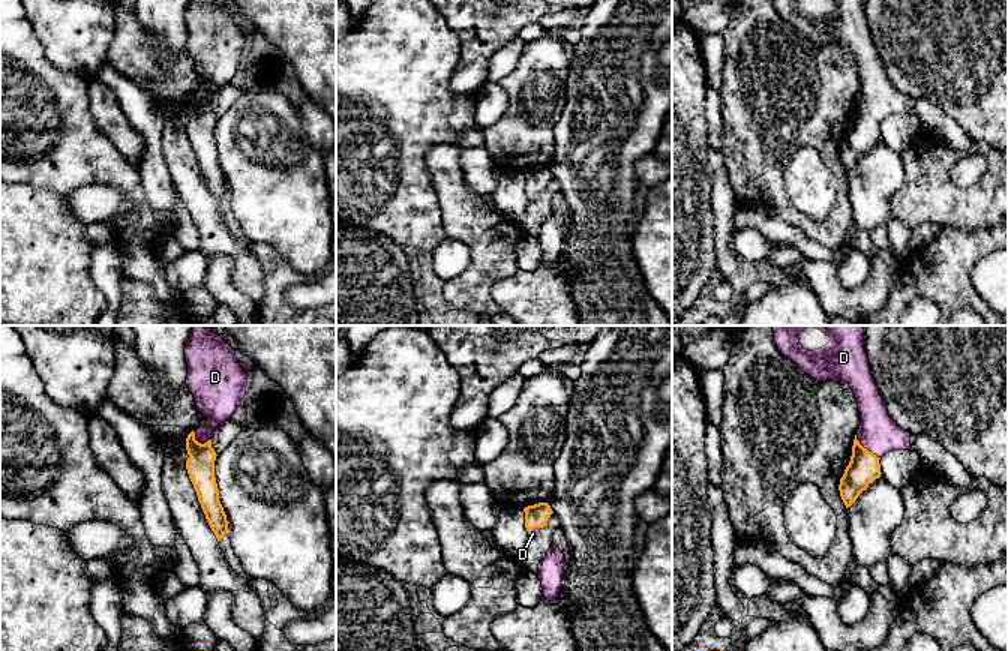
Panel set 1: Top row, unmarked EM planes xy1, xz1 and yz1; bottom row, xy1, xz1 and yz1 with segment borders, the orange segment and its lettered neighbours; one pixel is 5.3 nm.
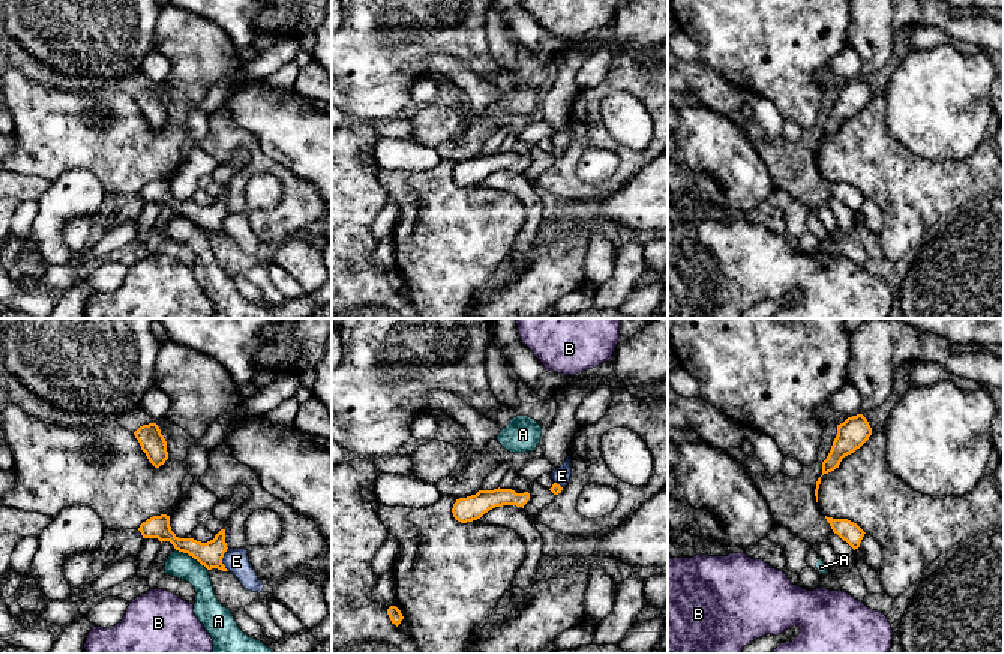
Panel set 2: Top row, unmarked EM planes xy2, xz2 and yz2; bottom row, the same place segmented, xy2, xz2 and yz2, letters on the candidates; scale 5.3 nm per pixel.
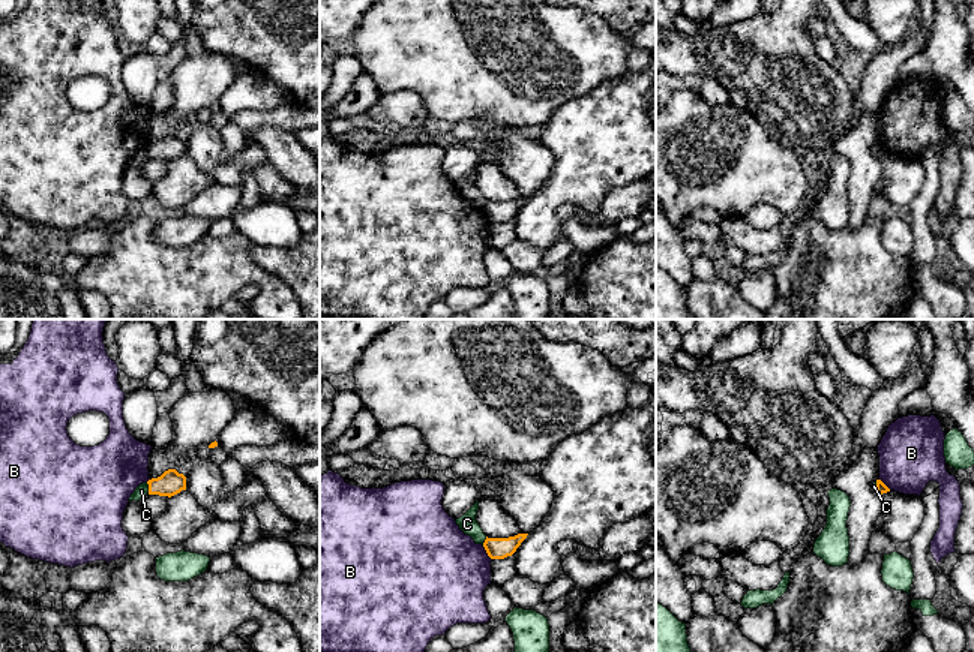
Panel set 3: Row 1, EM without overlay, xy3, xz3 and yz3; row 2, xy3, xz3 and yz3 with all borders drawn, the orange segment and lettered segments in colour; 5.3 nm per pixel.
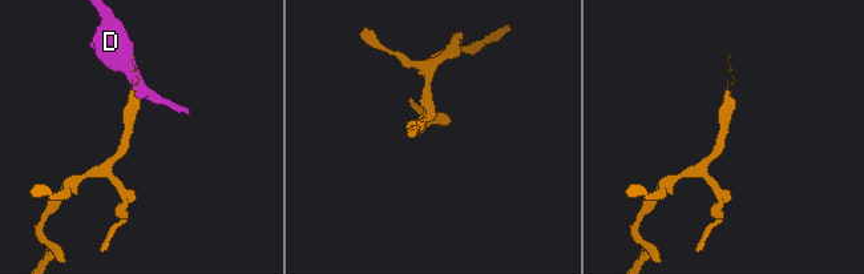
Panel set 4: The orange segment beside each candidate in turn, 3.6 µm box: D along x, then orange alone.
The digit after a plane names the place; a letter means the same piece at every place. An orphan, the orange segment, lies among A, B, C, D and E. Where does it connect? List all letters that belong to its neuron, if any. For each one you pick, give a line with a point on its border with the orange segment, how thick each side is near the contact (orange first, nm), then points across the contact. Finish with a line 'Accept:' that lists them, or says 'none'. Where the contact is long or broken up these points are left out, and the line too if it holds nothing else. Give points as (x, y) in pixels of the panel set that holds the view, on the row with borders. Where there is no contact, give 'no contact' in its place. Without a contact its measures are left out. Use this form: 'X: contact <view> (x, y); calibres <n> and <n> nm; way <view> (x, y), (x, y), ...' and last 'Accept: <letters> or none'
D: contact yz1 (866, 449); calibres 170 and 220 nm
Accept: D

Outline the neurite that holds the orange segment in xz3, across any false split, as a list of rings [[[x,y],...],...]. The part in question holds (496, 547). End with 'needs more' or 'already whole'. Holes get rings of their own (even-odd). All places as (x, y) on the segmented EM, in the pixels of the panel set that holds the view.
[[[518,534],[509,538],[488,538],[483,547],[491,559],[504,559],[512,556],[528,534]]] | already whole

